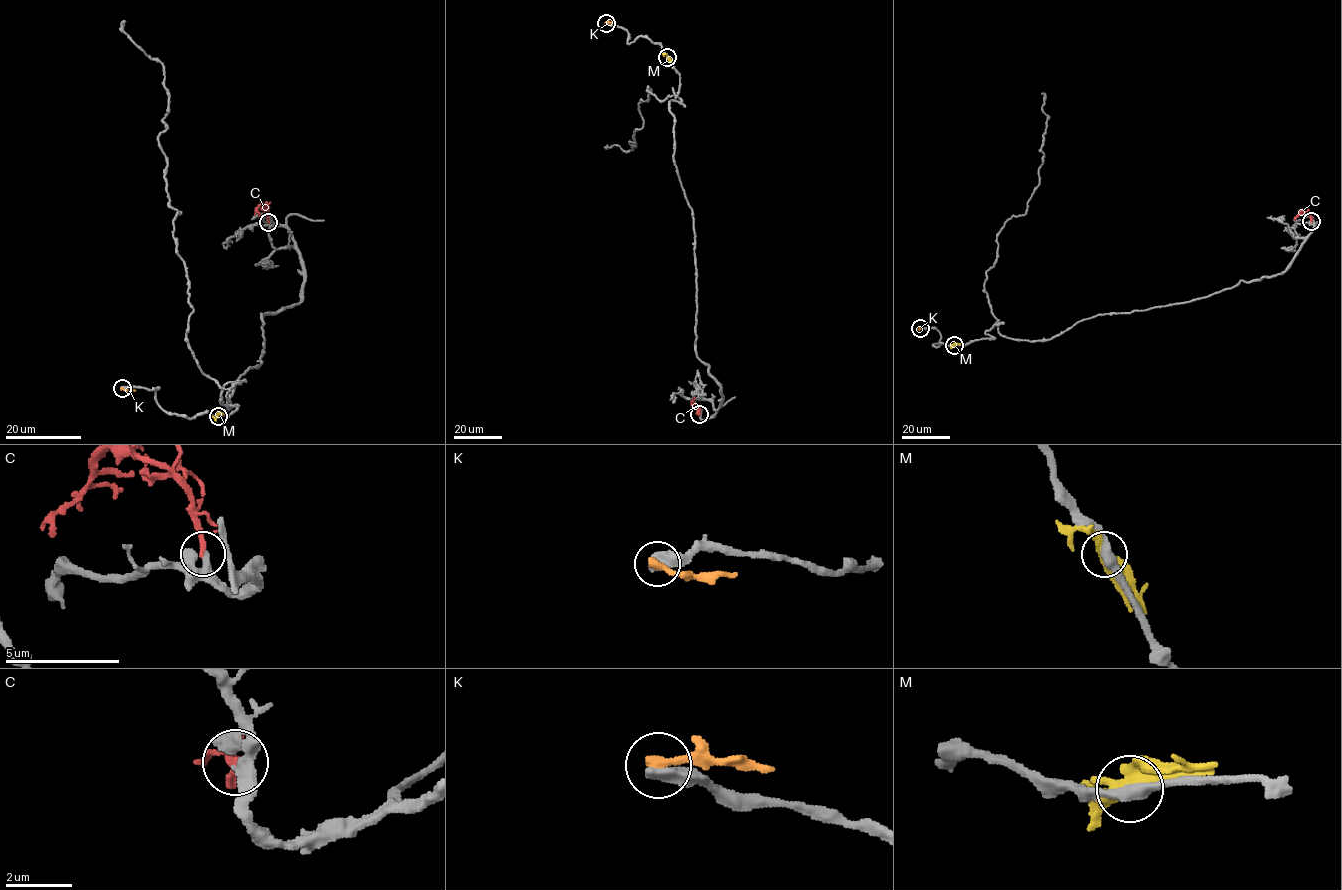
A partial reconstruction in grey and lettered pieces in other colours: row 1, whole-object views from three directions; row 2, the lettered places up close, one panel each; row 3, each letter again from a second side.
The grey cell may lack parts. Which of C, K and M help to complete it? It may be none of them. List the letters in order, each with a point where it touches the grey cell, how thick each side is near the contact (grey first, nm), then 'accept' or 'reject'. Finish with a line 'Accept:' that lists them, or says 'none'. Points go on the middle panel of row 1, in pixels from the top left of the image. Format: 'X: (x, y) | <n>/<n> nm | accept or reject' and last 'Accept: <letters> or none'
C: (699, 414) | 240/240 nm | accept
K: (606, 23) | 550/360 nm | reject
M: (667, 57) | 360/360 nm | reject
Accept: C

